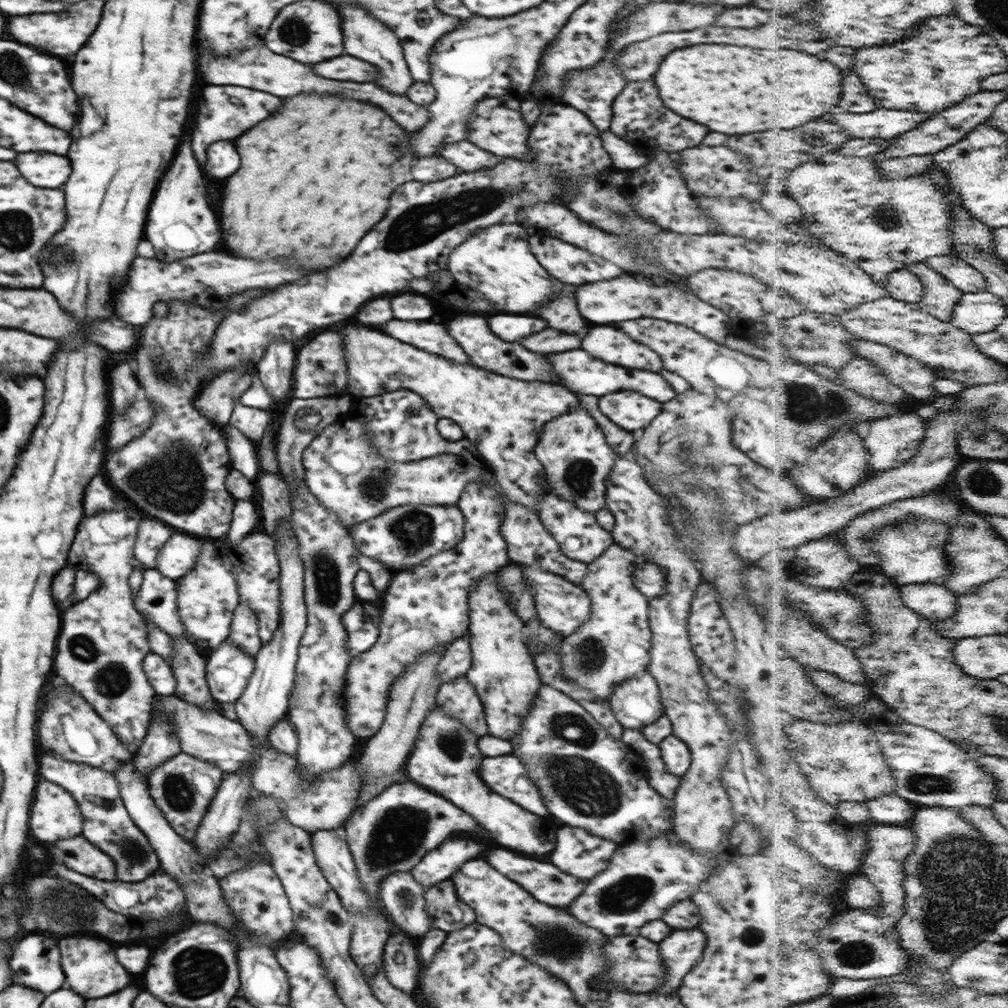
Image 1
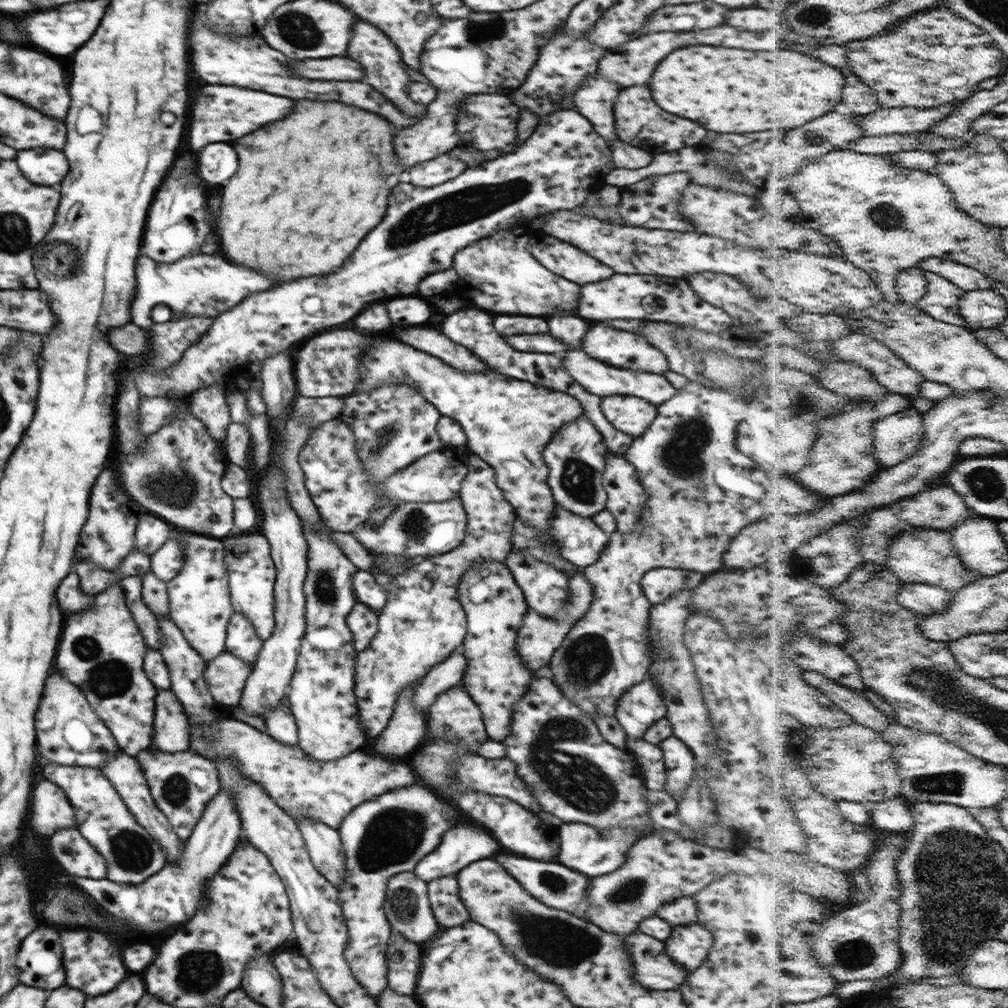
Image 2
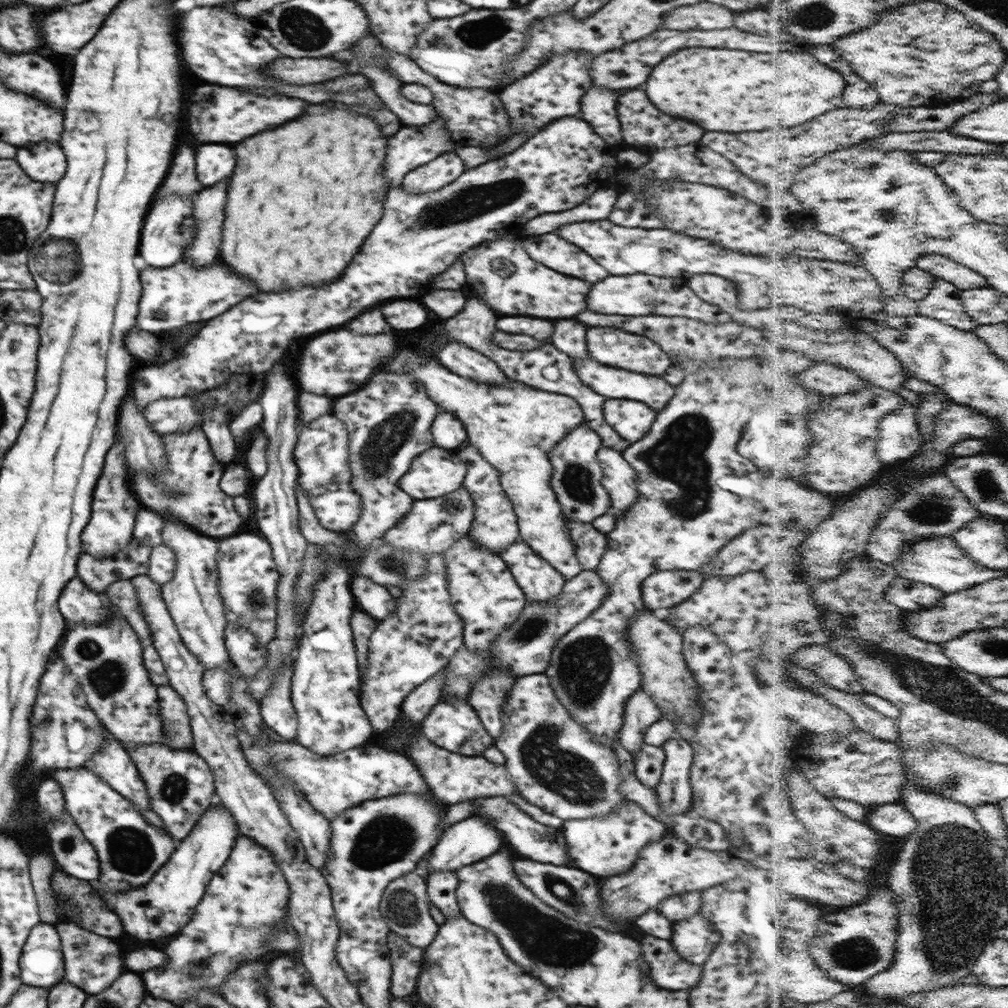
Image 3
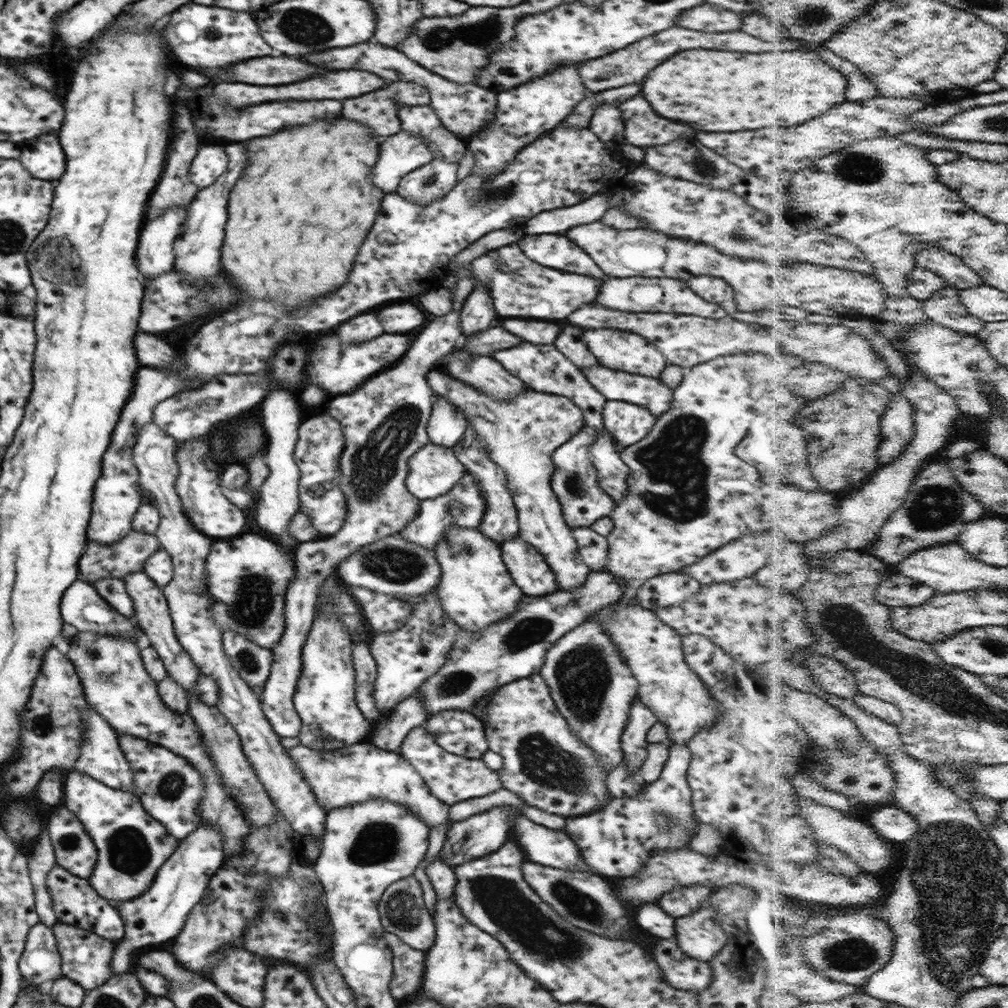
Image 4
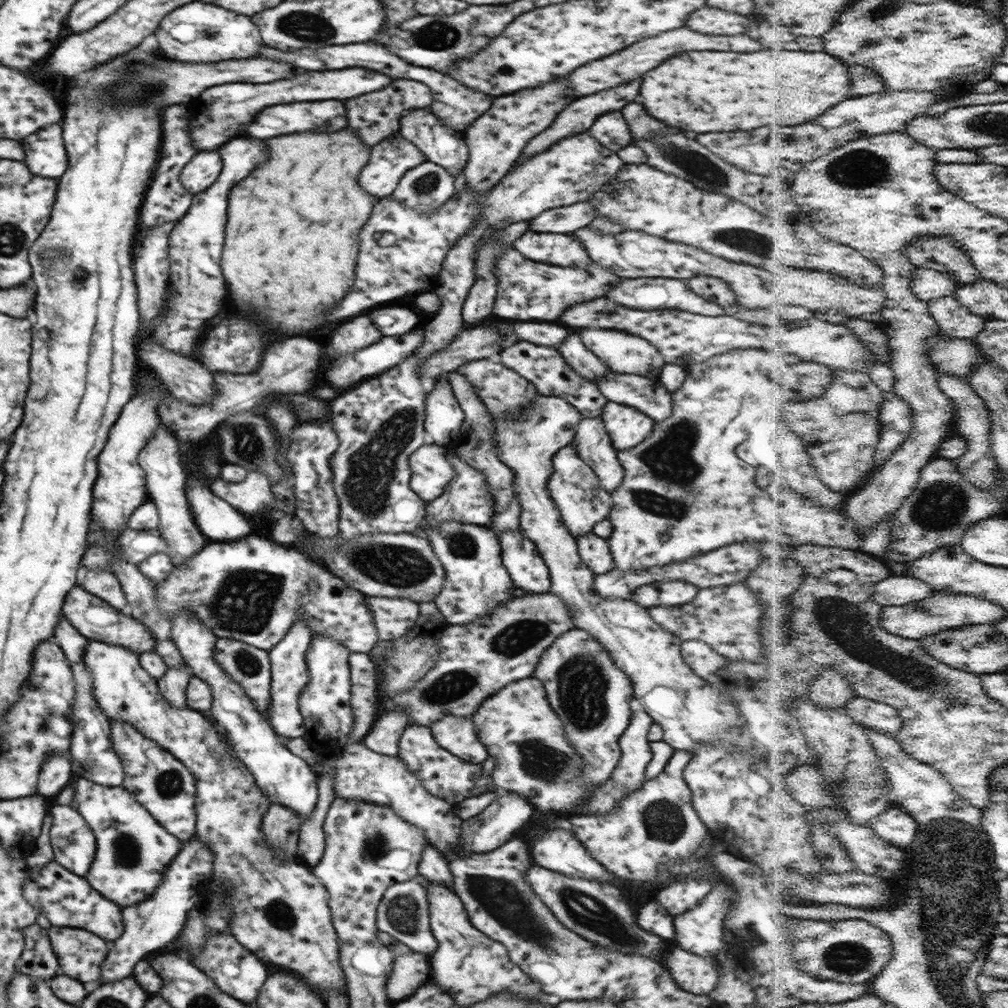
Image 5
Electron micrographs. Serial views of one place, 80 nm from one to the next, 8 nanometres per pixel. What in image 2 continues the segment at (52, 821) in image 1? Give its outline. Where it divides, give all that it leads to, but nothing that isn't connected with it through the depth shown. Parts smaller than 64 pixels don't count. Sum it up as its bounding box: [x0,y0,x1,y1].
[31,779,77,836]

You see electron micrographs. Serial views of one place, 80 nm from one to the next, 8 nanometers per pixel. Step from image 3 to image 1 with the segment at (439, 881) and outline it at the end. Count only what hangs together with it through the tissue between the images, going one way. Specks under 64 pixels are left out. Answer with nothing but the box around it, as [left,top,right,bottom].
[425,879,475,933]

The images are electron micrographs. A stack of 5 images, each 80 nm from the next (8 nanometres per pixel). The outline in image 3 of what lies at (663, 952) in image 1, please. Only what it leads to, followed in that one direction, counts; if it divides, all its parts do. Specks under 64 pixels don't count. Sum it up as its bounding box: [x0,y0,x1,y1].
[670,914,721,965]

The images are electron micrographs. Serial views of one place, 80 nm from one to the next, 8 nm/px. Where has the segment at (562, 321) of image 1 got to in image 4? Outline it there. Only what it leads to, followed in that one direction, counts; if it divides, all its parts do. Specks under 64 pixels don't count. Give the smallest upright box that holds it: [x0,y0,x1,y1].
[554,326,598,371]

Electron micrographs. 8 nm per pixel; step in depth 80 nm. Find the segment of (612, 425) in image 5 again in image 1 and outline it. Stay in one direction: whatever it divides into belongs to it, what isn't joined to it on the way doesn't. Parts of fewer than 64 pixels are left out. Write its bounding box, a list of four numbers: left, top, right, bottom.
[598,390,662,435]

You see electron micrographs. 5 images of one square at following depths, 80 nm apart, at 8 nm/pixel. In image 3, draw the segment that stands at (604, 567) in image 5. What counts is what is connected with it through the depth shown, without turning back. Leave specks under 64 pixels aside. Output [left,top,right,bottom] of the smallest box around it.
[564,518,608,570]

